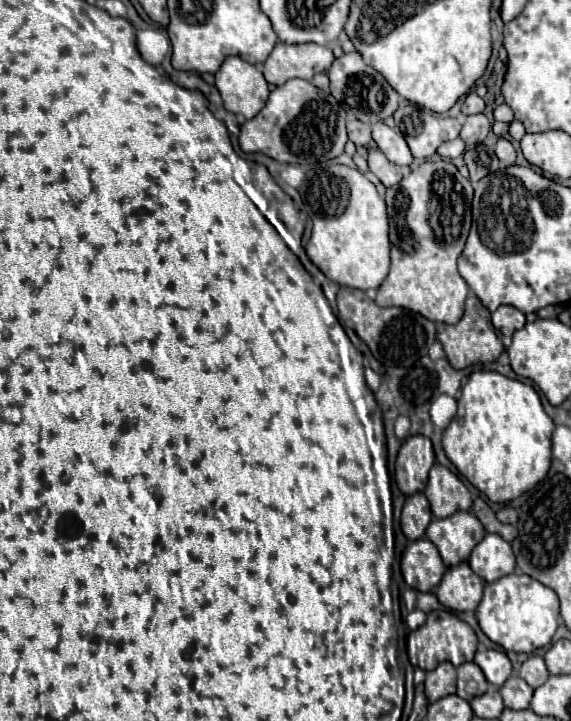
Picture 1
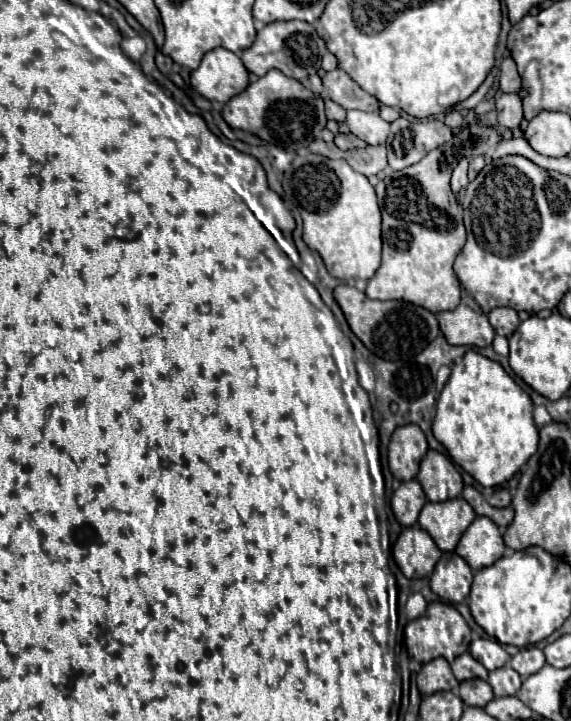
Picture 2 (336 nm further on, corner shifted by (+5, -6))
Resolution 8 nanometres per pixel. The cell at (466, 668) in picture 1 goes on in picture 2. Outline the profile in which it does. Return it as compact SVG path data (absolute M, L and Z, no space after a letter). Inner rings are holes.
M463 652L461 656L457 656L457 660L451 662L451 670L453 670L453 674L455 674L455 678L459 682L471 680L471 678L483 678L483 680L487 680L485 666L479 660L475 660L469 652Z

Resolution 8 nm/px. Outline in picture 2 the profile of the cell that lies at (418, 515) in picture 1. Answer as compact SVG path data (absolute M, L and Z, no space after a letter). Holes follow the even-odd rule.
M417 480L401 482L401 486L391 496L391 508L401 526L417 524L419 512L425 506L425 502L425 492L421 490L421 484Z

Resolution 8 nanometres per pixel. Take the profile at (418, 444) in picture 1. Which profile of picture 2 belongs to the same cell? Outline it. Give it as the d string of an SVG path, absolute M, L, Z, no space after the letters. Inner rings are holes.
M417 424L397 426L389 442L389 470L397 480L413 480L419 472L419 462L429 446L423 430Z

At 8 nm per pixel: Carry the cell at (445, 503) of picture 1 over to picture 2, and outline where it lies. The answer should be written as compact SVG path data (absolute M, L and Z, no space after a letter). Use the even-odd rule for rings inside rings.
M429 450L421 460L421 470L417 474L417 480L431 502L457 498L463 490L461 474L451 464L451 460L437 450Z

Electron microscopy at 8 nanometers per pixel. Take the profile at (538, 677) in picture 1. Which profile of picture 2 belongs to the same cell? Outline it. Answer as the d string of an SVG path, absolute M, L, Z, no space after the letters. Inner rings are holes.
M525 646L511 658L511 668L517 670L523 678L535 674L545 666L545 654L537 646Z

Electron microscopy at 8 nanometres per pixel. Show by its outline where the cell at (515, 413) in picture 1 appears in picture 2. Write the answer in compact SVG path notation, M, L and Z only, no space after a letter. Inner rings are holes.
M469 350L459 362L451 366L451 376L437 398L437 414L433 418L433 434L447 448L453 462L469 472L483 486L501 486L513 478L517 470L537 452L539 432L533 422L533 402L527 392L503 370L499 362Z

